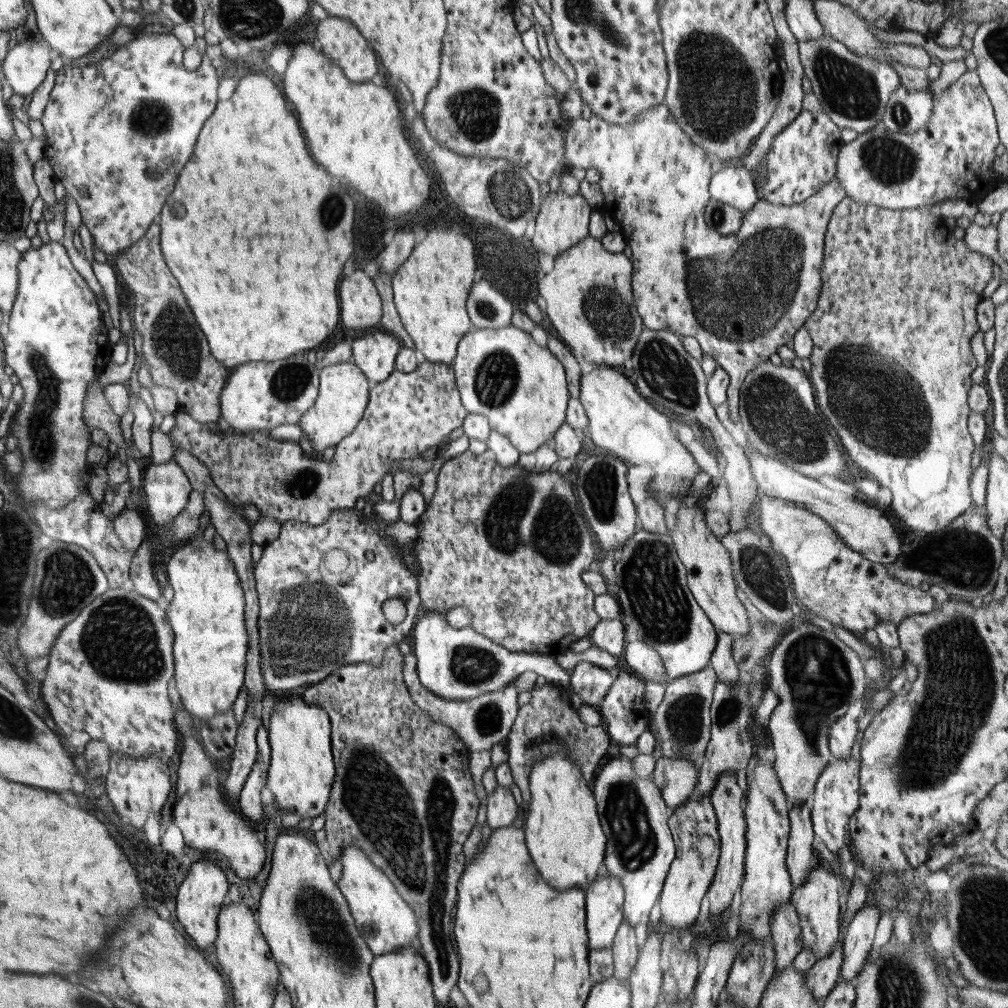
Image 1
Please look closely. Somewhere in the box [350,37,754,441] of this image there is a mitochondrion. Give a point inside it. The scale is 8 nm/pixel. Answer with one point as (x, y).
(668, 376)

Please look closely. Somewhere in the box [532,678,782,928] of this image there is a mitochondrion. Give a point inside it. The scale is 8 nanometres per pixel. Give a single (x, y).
(633, 841)

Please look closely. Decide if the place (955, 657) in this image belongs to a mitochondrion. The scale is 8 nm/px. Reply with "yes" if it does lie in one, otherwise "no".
yes

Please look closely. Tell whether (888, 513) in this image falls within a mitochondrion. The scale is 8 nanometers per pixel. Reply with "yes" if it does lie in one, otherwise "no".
no

